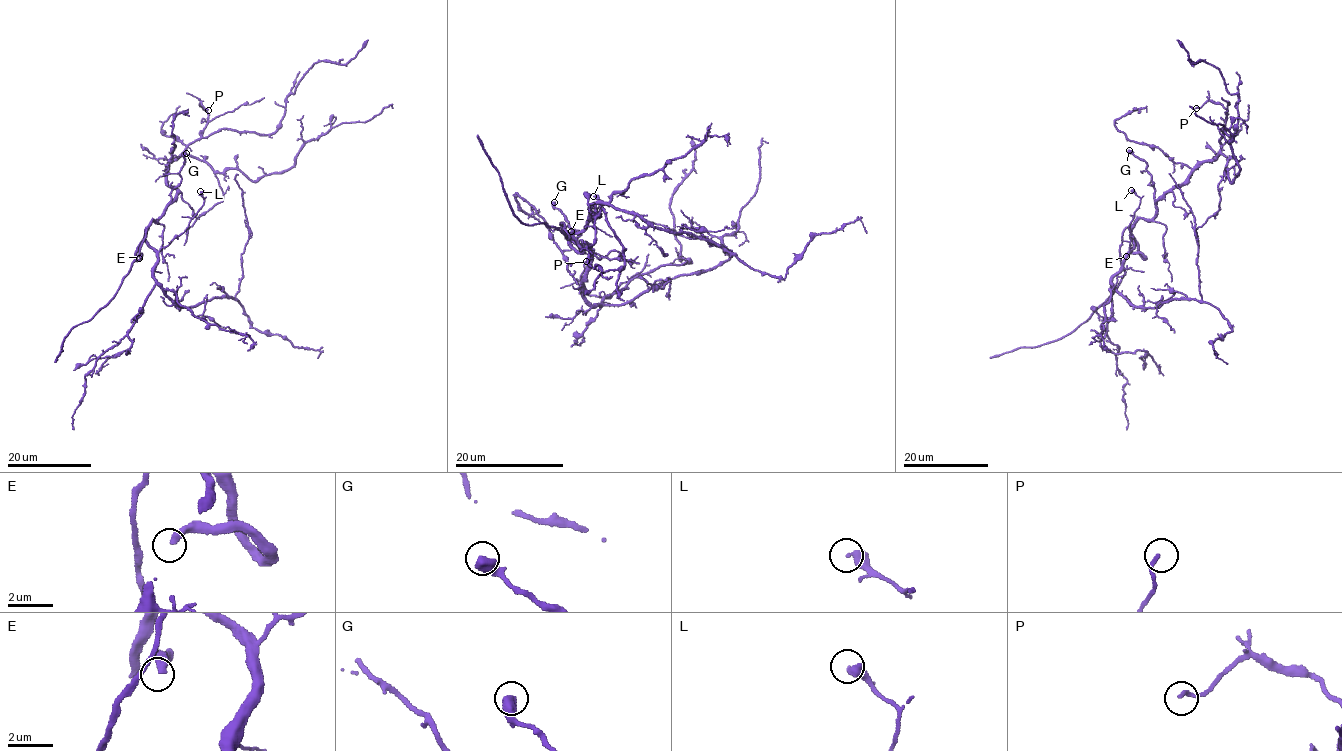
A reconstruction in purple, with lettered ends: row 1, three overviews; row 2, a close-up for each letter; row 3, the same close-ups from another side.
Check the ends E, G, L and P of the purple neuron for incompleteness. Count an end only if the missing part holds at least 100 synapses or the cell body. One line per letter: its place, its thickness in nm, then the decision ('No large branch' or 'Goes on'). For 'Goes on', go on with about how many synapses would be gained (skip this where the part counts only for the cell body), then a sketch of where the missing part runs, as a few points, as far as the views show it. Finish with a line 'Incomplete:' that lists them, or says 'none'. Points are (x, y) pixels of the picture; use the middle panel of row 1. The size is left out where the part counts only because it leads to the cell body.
E: Place: (571, 231). Thickness 360 nm. Goes on. Roughly 250 synapses. Course of what is missing: (571, 231), (569, 205), (615, 246), (645, 236), (722, 274), (701, 207)
G: Place: (554, 202). Thickness 500 nm. No large branch
L: Place: (593, 196). Thickness 420 nm. No large branch
P: Place: (586, 261). Thickness 150 nm. No large branch
Incomplete: E

